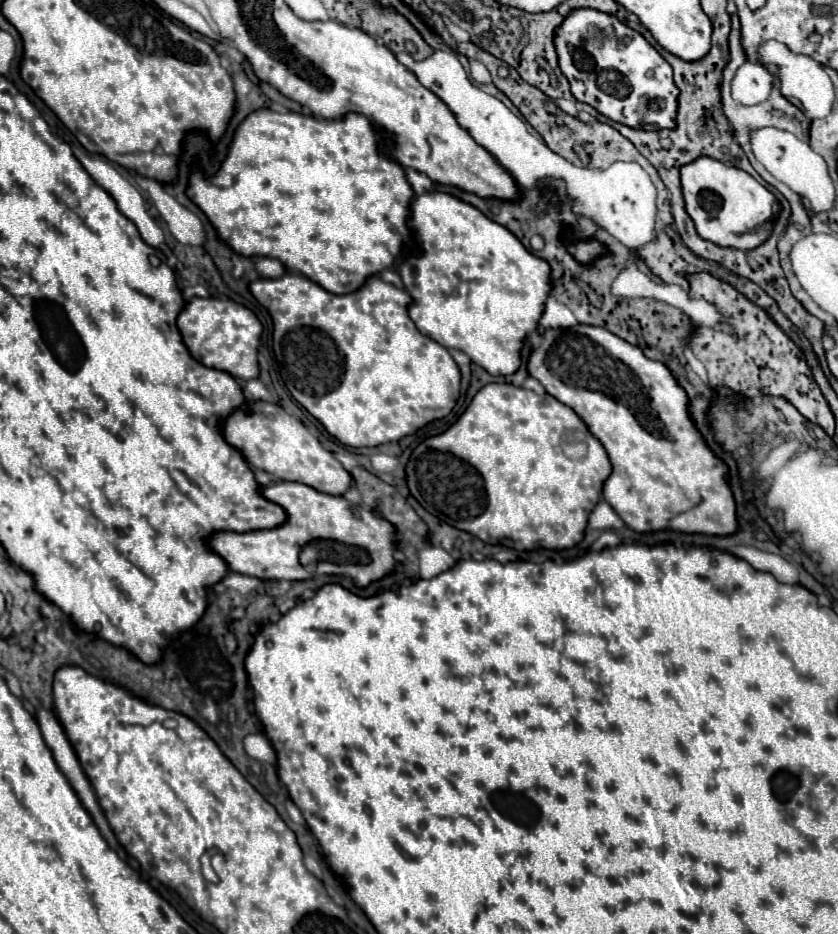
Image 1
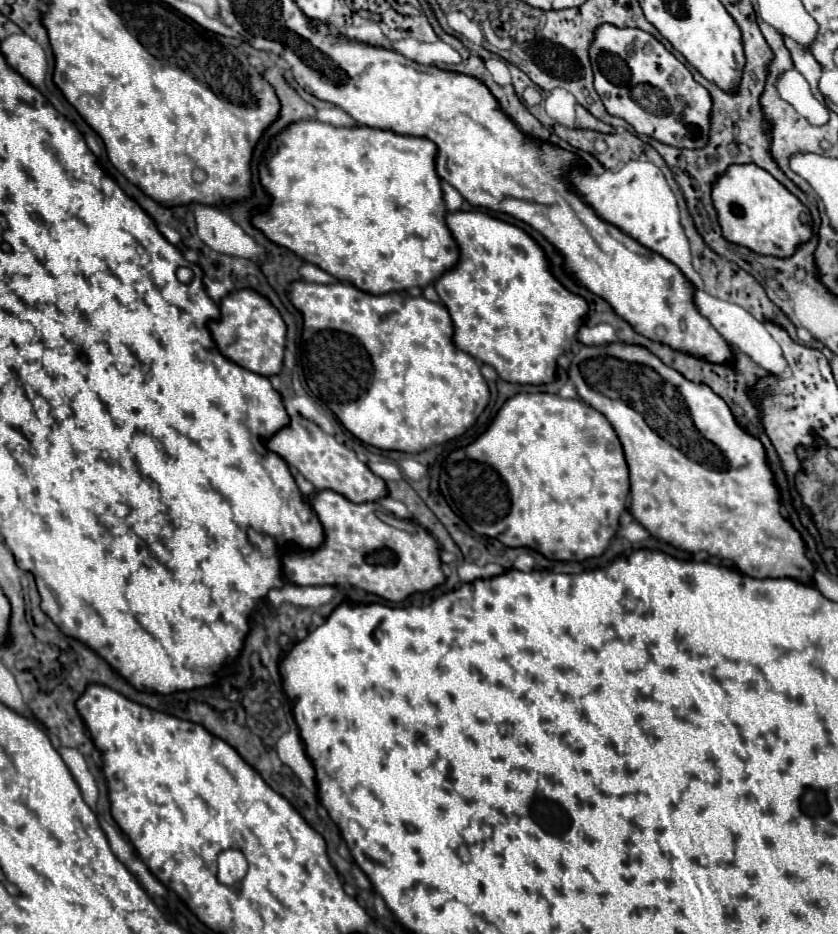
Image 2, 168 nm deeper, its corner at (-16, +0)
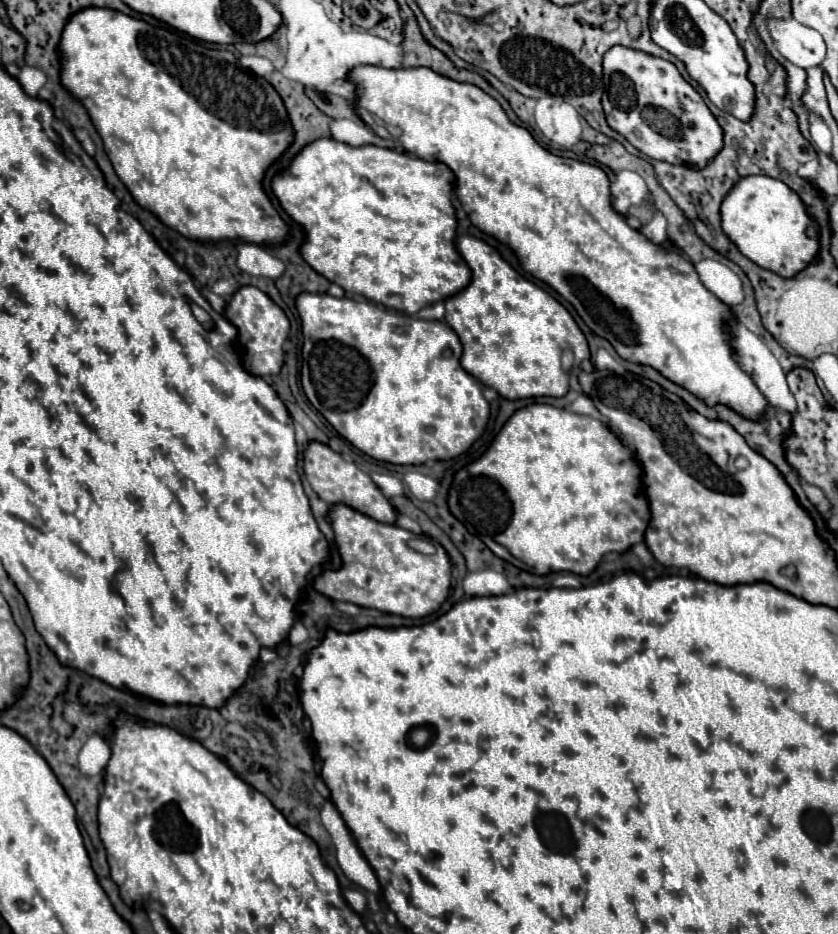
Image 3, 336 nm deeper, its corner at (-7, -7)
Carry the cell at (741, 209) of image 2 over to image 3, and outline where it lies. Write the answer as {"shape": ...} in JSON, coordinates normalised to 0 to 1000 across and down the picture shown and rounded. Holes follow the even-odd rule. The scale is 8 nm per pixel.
{"shape":[[[891,188],[882,193],[882,197],[877,197],[877,201],[863,214],[860,233],[863,233],[863,248],[868,248],[868,253],[879,261],[879,266],[894,278],[934,298],[946,298],[949,293],[961,289],[968,281],[973,281],[973,276],[977,274],[977,257],[963,251],[965,242],[970,240],[970,233],[963,229],[958,214],[932,193],[918,188]]]}

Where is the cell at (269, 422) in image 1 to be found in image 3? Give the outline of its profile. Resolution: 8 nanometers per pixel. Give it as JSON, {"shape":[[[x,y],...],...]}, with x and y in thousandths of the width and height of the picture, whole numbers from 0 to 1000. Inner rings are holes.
{"shape":[[[381,473],[369,475],[369,480],[364,484],[362,503],[364,503],[364,512],[371,518],[371,522],[390,540],[412,540],[445,557],[452,557],[459,561],[471,561],[474,548],[467,542],[467,537],[457,531],[457,527],[450,522],[450,518],[443,514],[443,510],[438,505],[433,505],[424,495],[409,493],[409,488],[397,484],[390,475],[381,475]]]}

